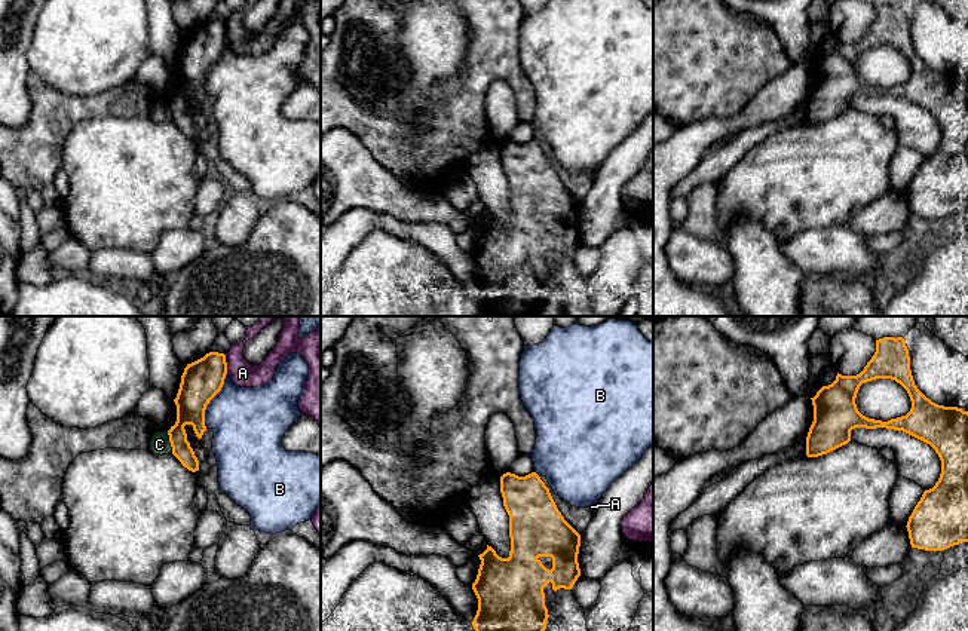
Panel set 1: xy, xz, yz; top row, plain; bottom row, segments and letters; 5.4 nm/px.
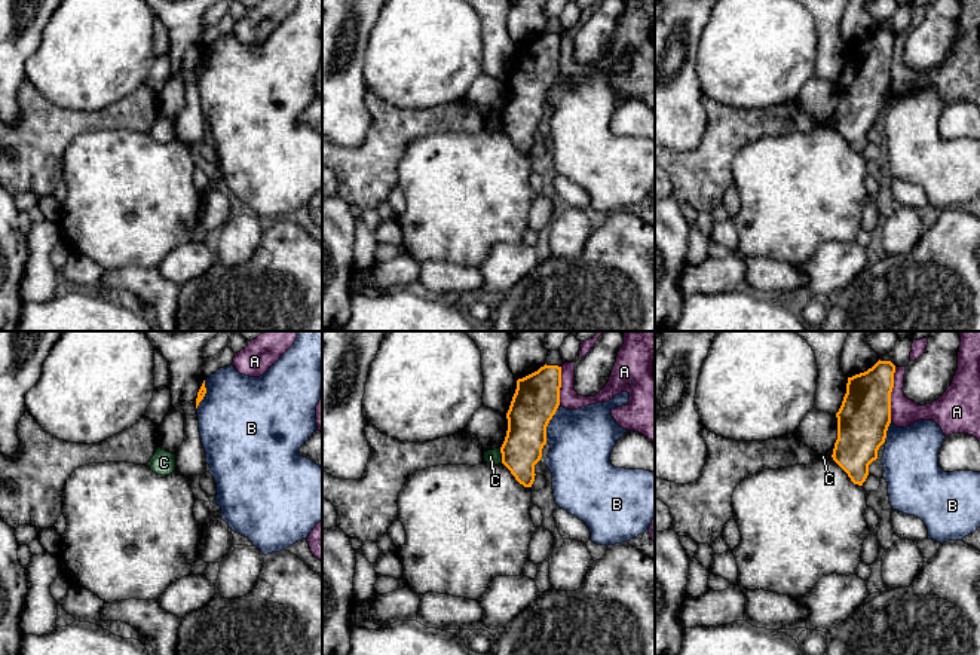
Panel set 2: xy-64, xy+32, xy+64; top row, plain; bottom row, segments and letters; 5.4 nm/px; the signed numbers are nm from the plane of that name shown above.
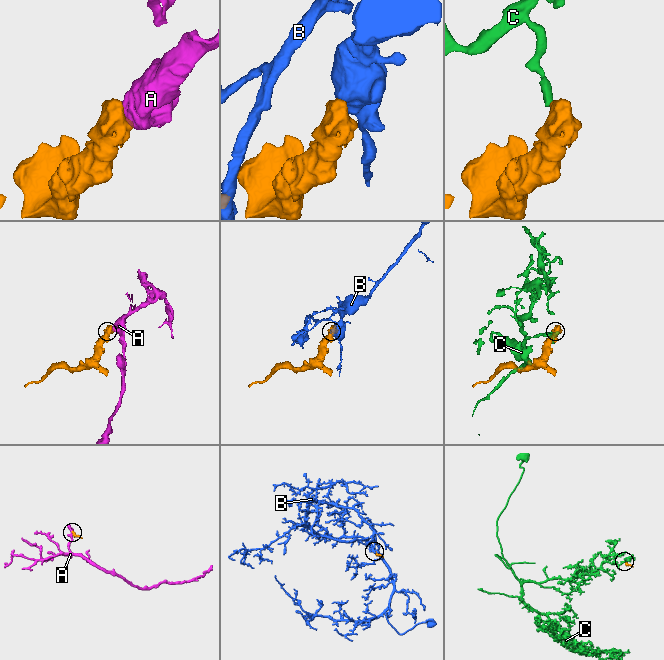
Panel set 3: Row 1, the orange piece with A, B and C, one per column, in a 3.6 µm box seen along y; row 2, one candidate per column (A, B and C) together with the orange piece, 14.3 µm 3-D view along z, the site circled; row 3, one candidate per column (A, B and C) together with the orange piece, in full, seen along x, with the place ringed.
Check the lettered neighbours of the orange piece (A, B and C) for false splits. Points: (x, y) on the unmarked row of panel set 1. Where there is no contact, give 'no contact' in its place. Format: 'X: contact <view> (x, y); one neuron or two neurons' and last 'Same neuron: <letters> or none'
A: contact xy (226, 30); two neurons
B: contact xy (211, 66); two neurons
C: contact xy (169, 109); two neurons
Same neuron: none

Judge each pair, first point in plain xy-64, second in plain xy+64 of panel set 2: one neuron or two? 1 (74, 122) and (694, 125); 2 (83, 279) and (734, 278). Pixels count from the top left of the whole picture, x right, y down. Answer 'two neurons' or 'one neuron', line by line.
1: two neurons
2: one neuron

